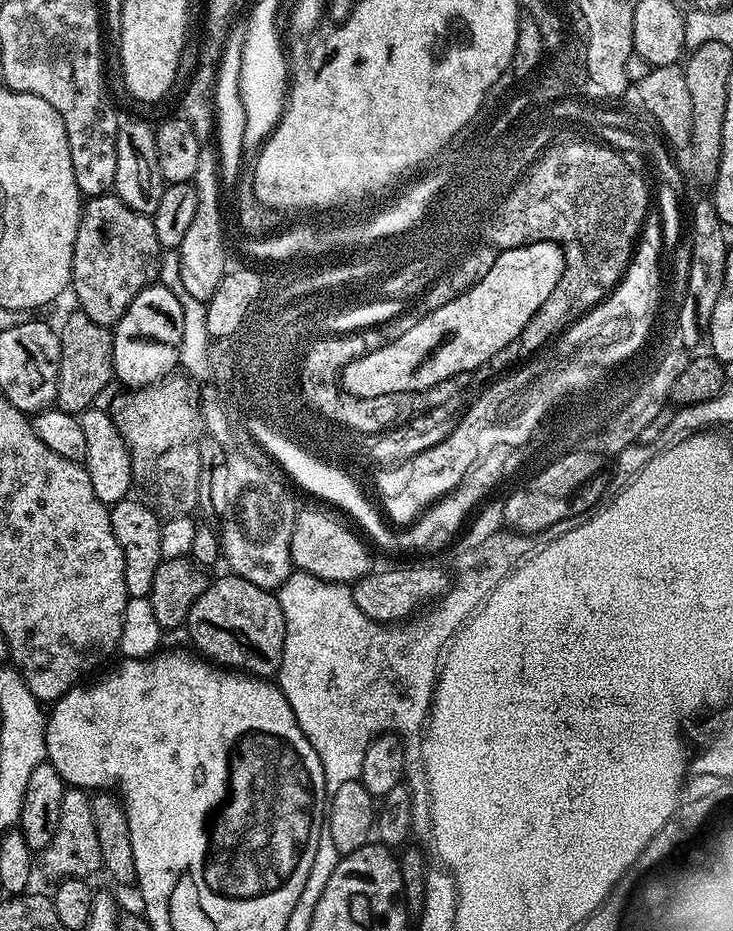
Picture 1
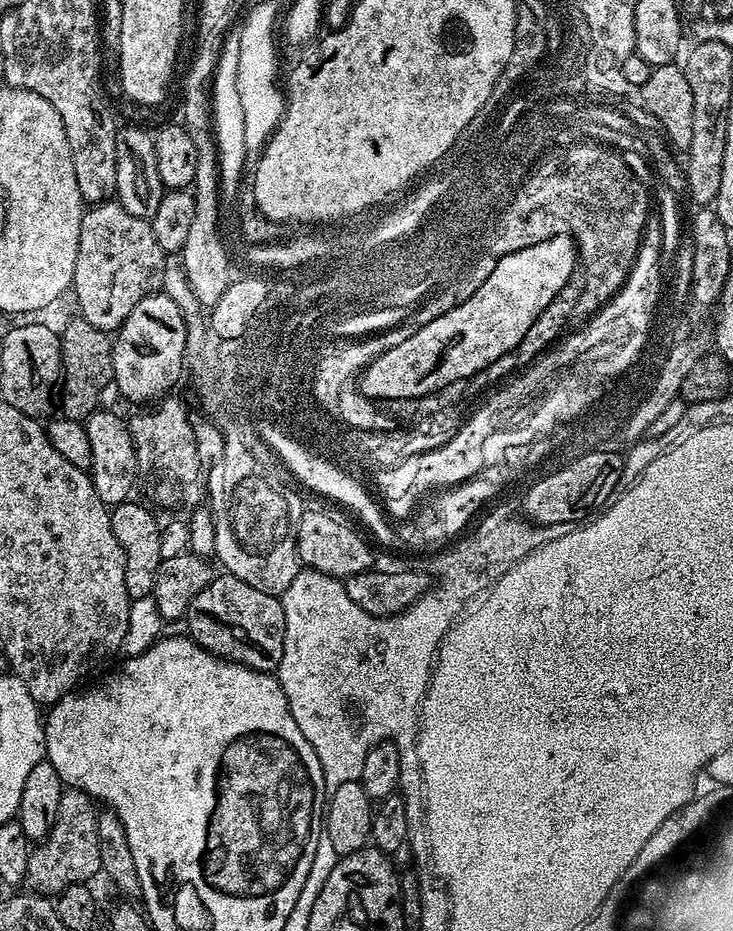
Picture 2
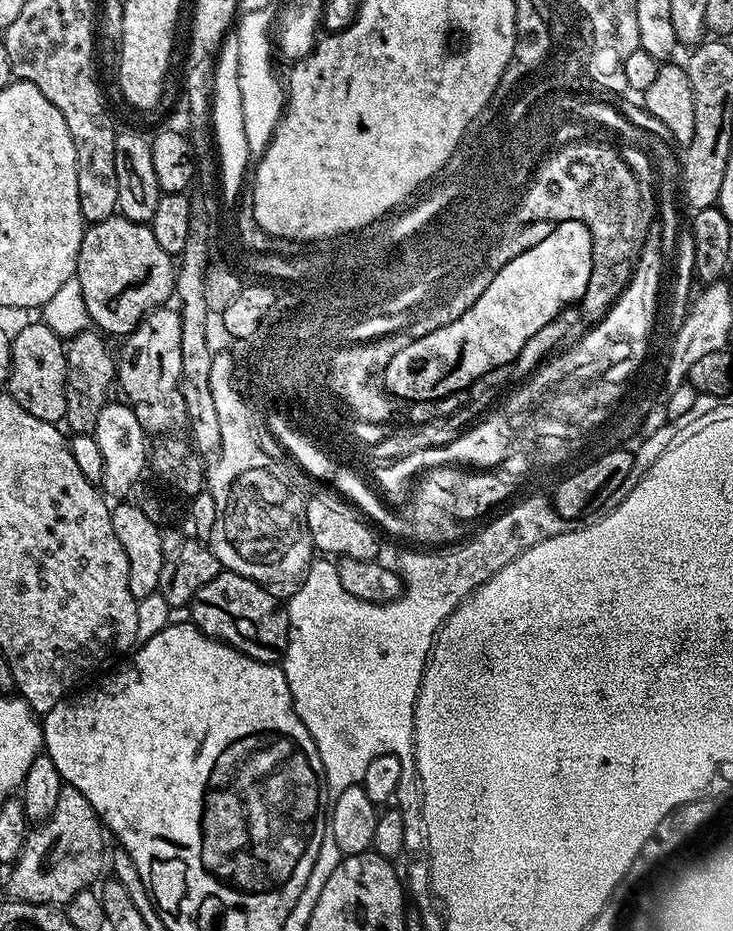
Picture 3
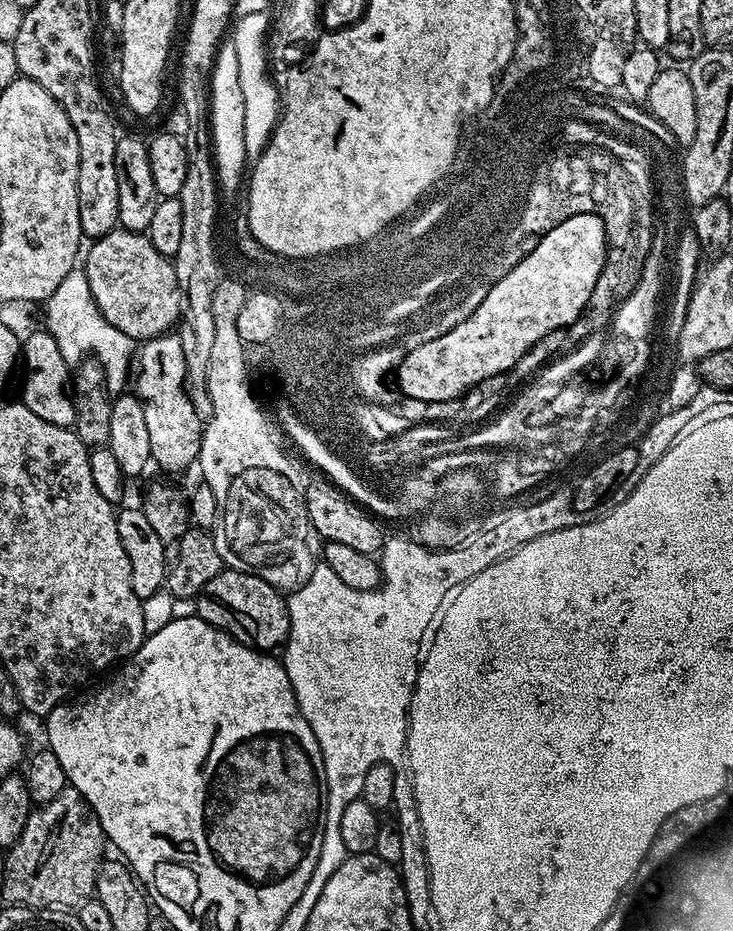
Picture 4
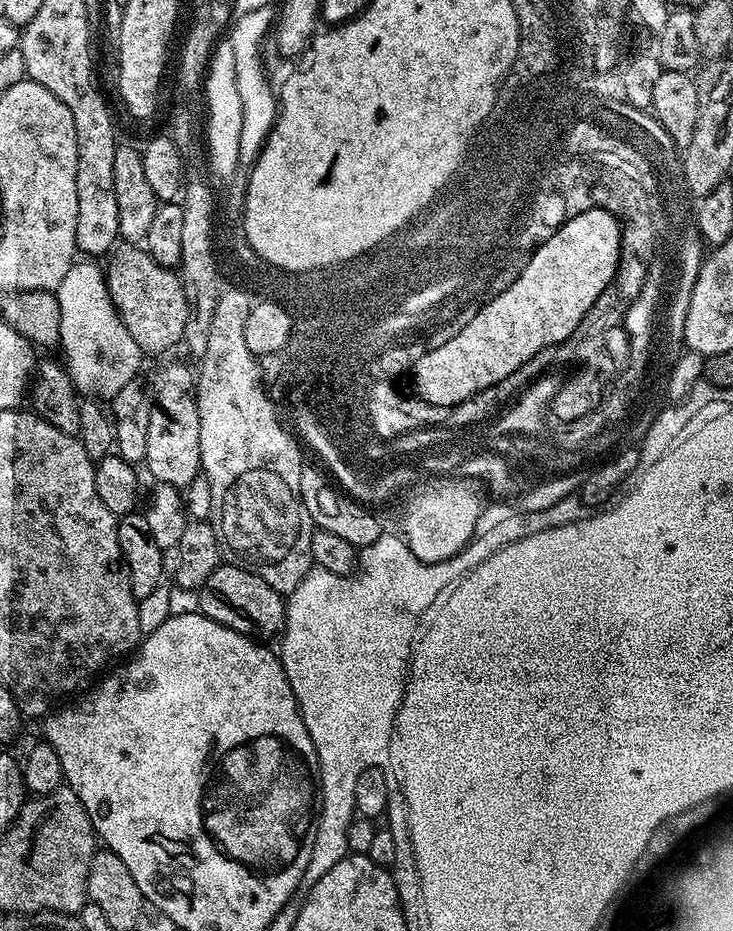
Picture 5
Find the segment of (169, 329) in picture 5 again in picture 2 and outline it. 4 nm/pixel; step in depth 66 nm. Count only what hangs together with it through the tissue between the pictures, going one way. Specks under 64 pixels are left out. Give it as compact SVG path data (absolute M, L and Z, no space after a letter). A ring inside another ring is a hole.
M115 199L106 200L103 204L91 205L85 211L80 223L78 238L78 258L74 262L74 278L72 279L72 295L74 294L81 319L90 322L106 333L113 333L130 318L130 312L142 298L151 296L161 287L164 270L164 251L154 238L154 230L148 220L130 214Z

